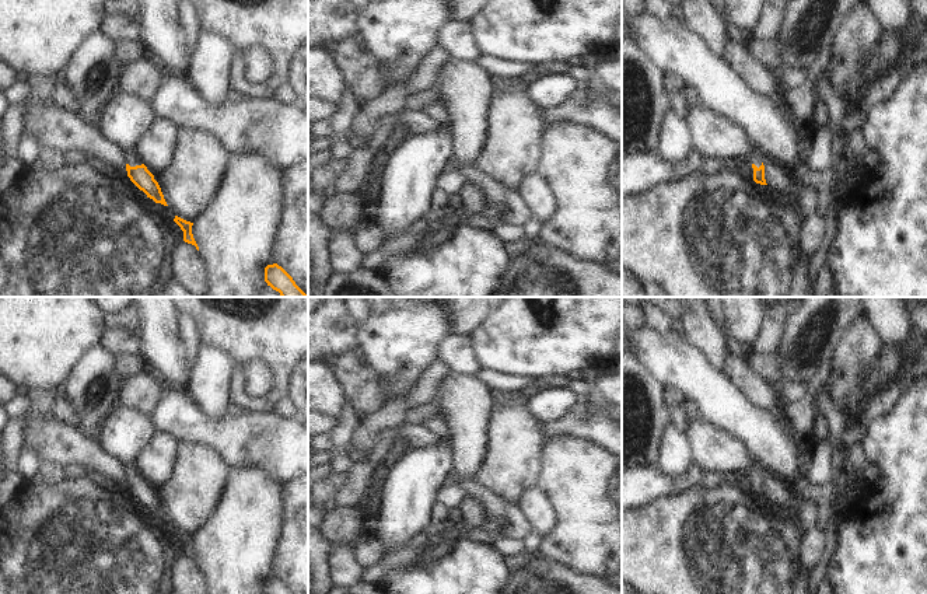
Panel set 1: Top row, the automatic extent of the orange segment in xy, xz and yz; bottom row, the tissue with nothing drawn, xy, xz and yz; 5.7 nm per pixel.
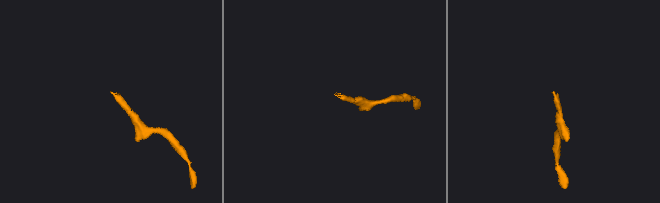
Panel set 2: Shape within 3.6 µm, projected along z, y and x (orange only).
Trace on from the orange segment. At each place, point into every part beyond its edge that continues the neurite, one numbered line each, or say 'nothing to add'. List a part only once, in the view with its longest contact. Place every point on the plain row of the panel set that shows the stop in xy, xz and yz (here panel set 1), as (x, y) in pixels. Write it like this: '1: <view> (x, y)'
1: xy (133, 472)

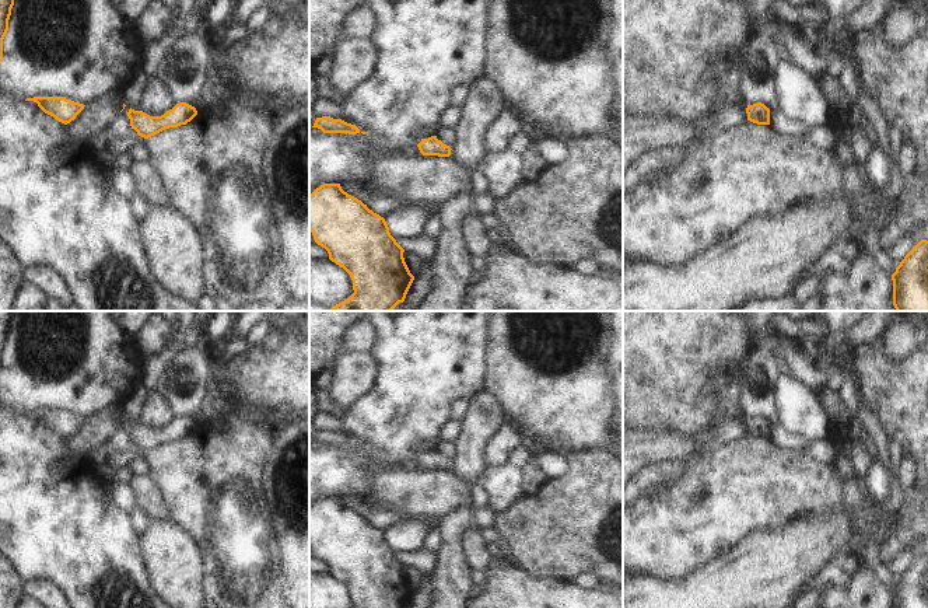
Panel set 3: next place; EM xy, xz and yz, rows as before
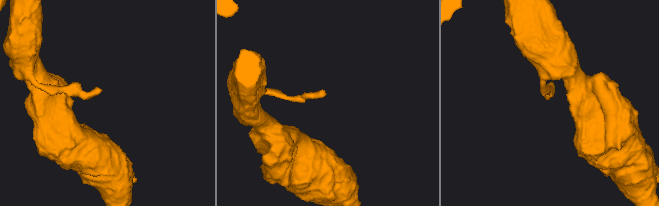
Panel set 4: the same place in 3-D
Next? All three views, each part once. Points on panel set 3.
nothing to add

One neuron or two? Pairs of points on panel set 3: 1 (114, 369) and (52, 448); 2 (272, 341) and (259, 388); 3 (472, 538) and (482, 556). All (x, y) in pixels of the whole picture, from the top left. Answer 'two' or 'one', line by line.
1: two
2: two
3: one

